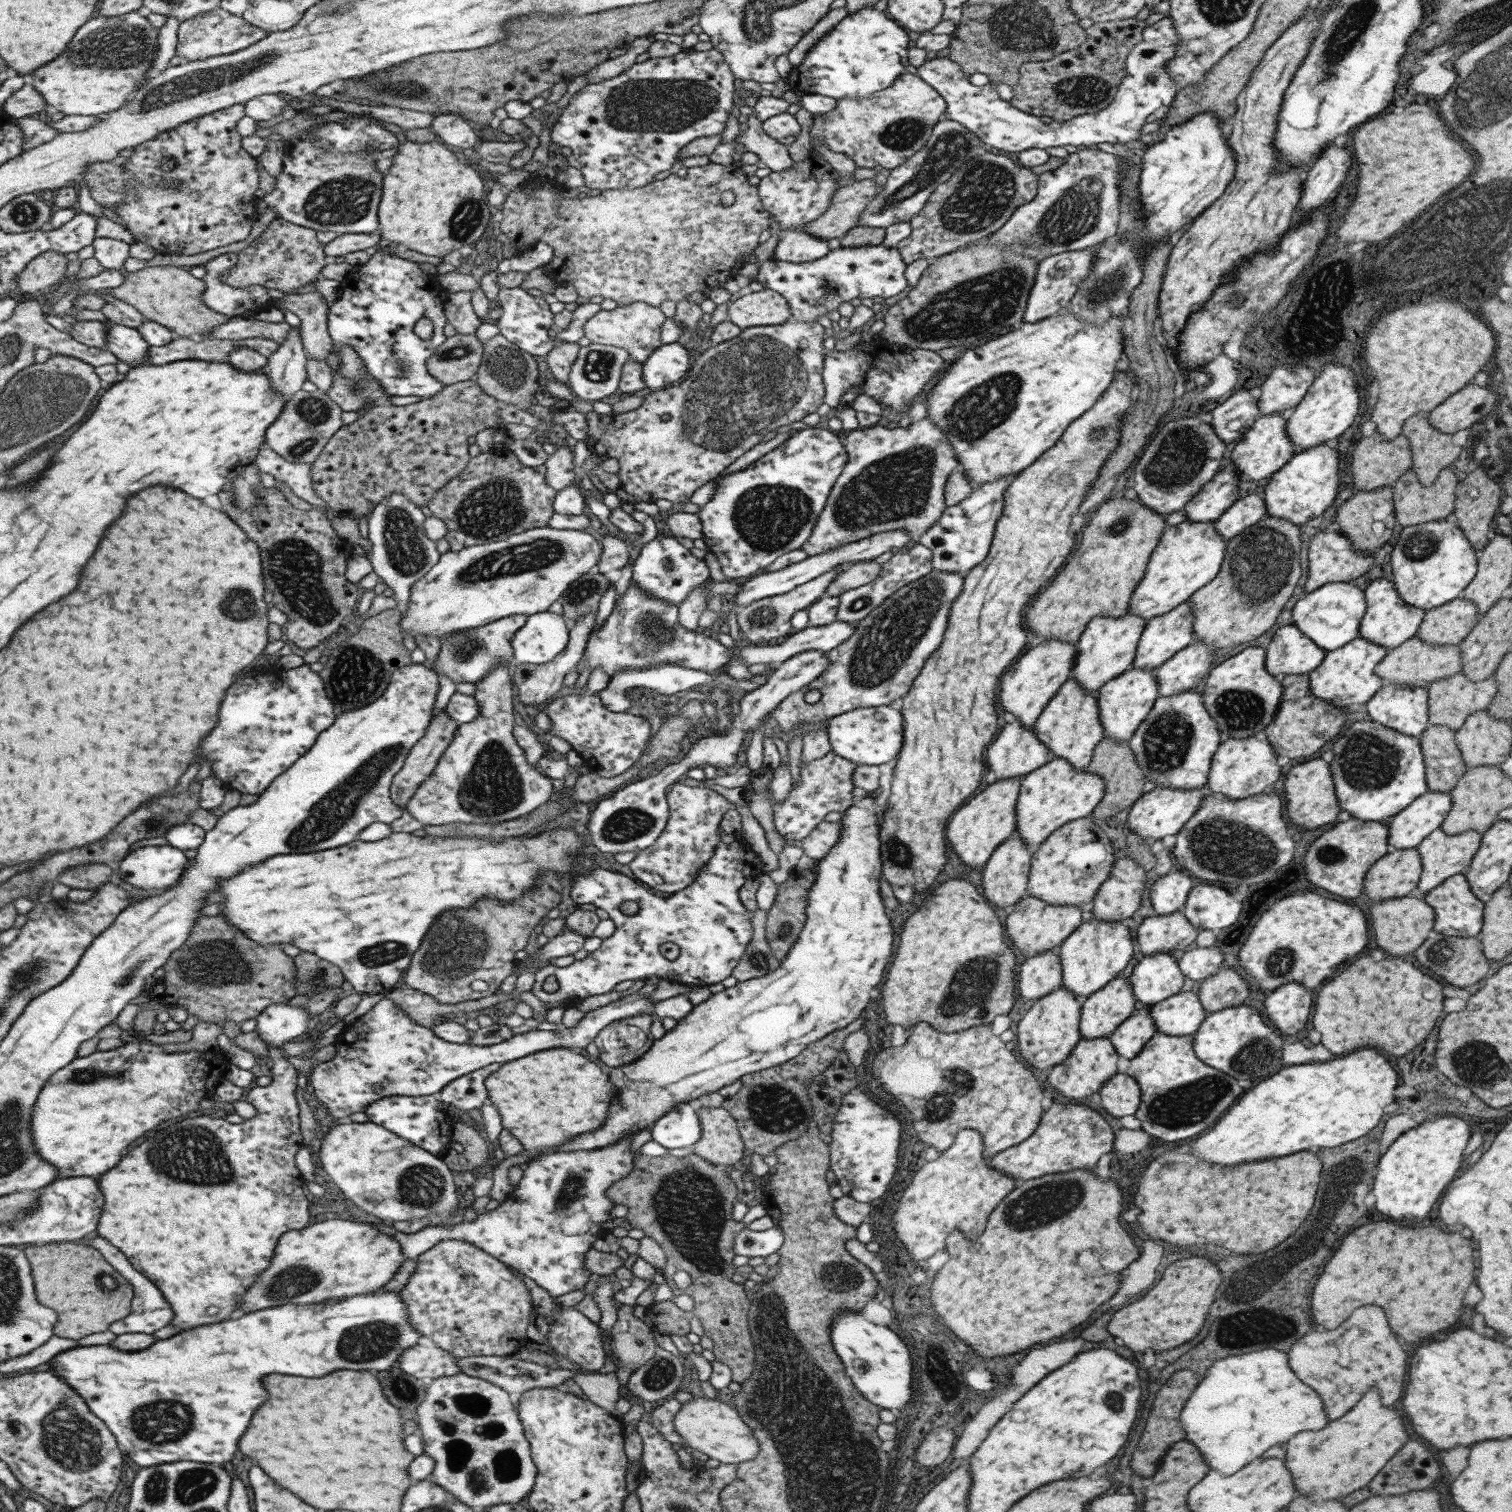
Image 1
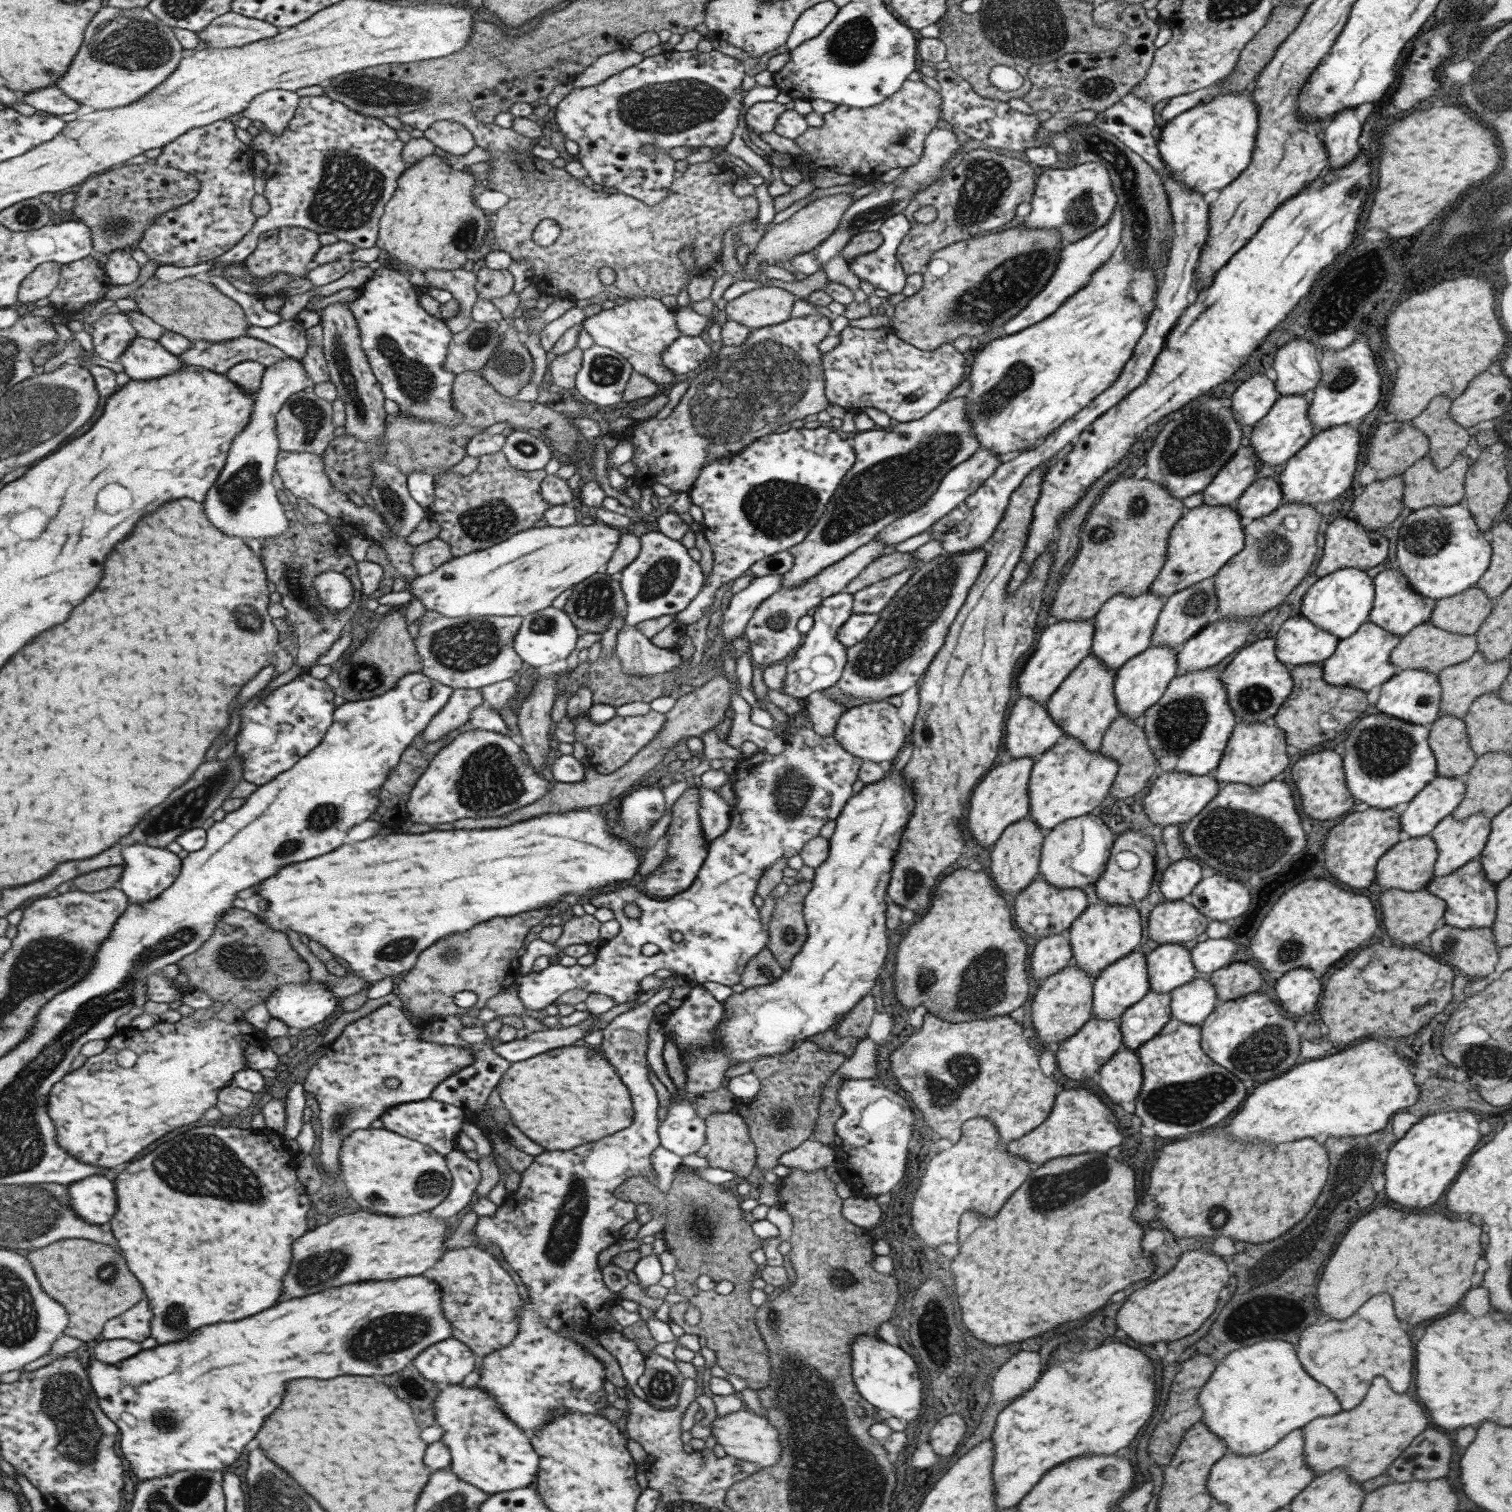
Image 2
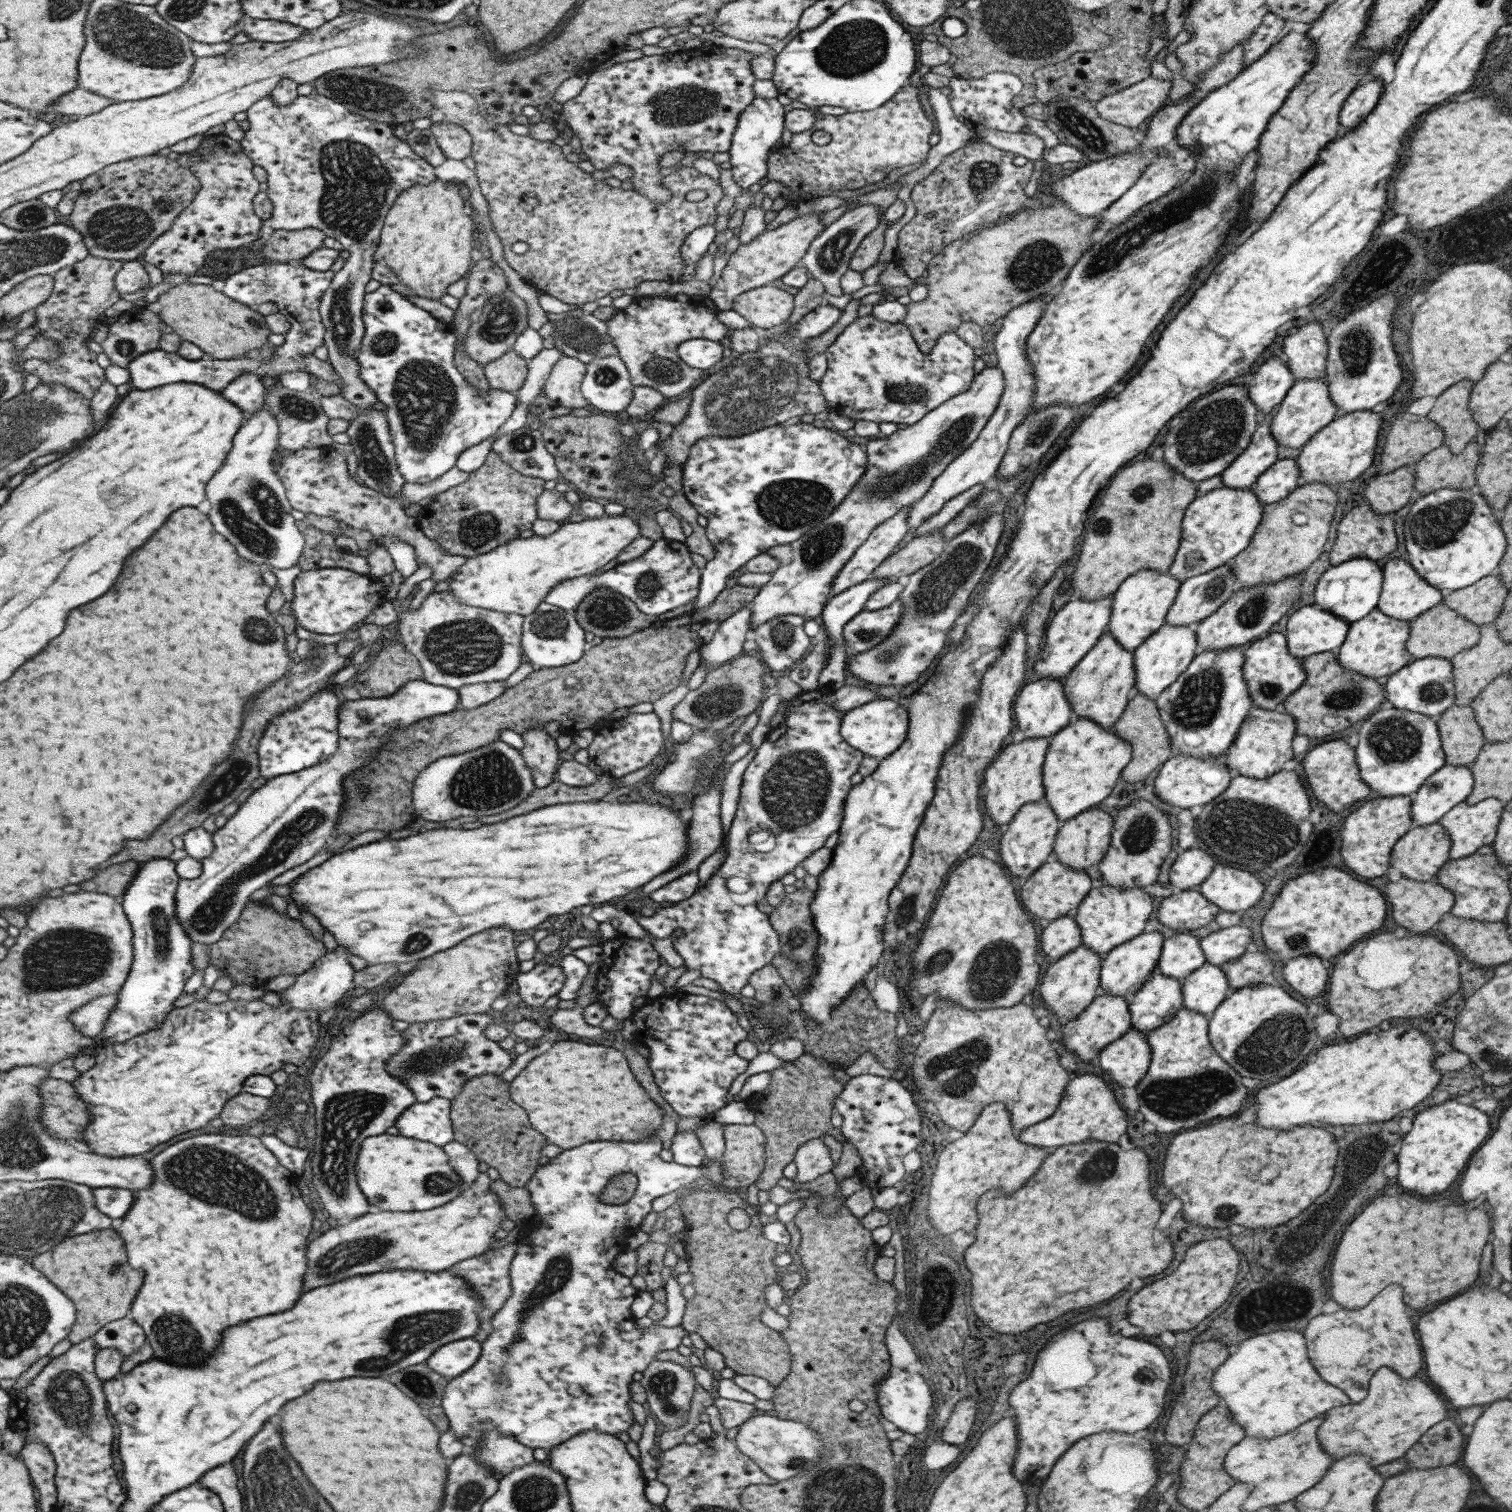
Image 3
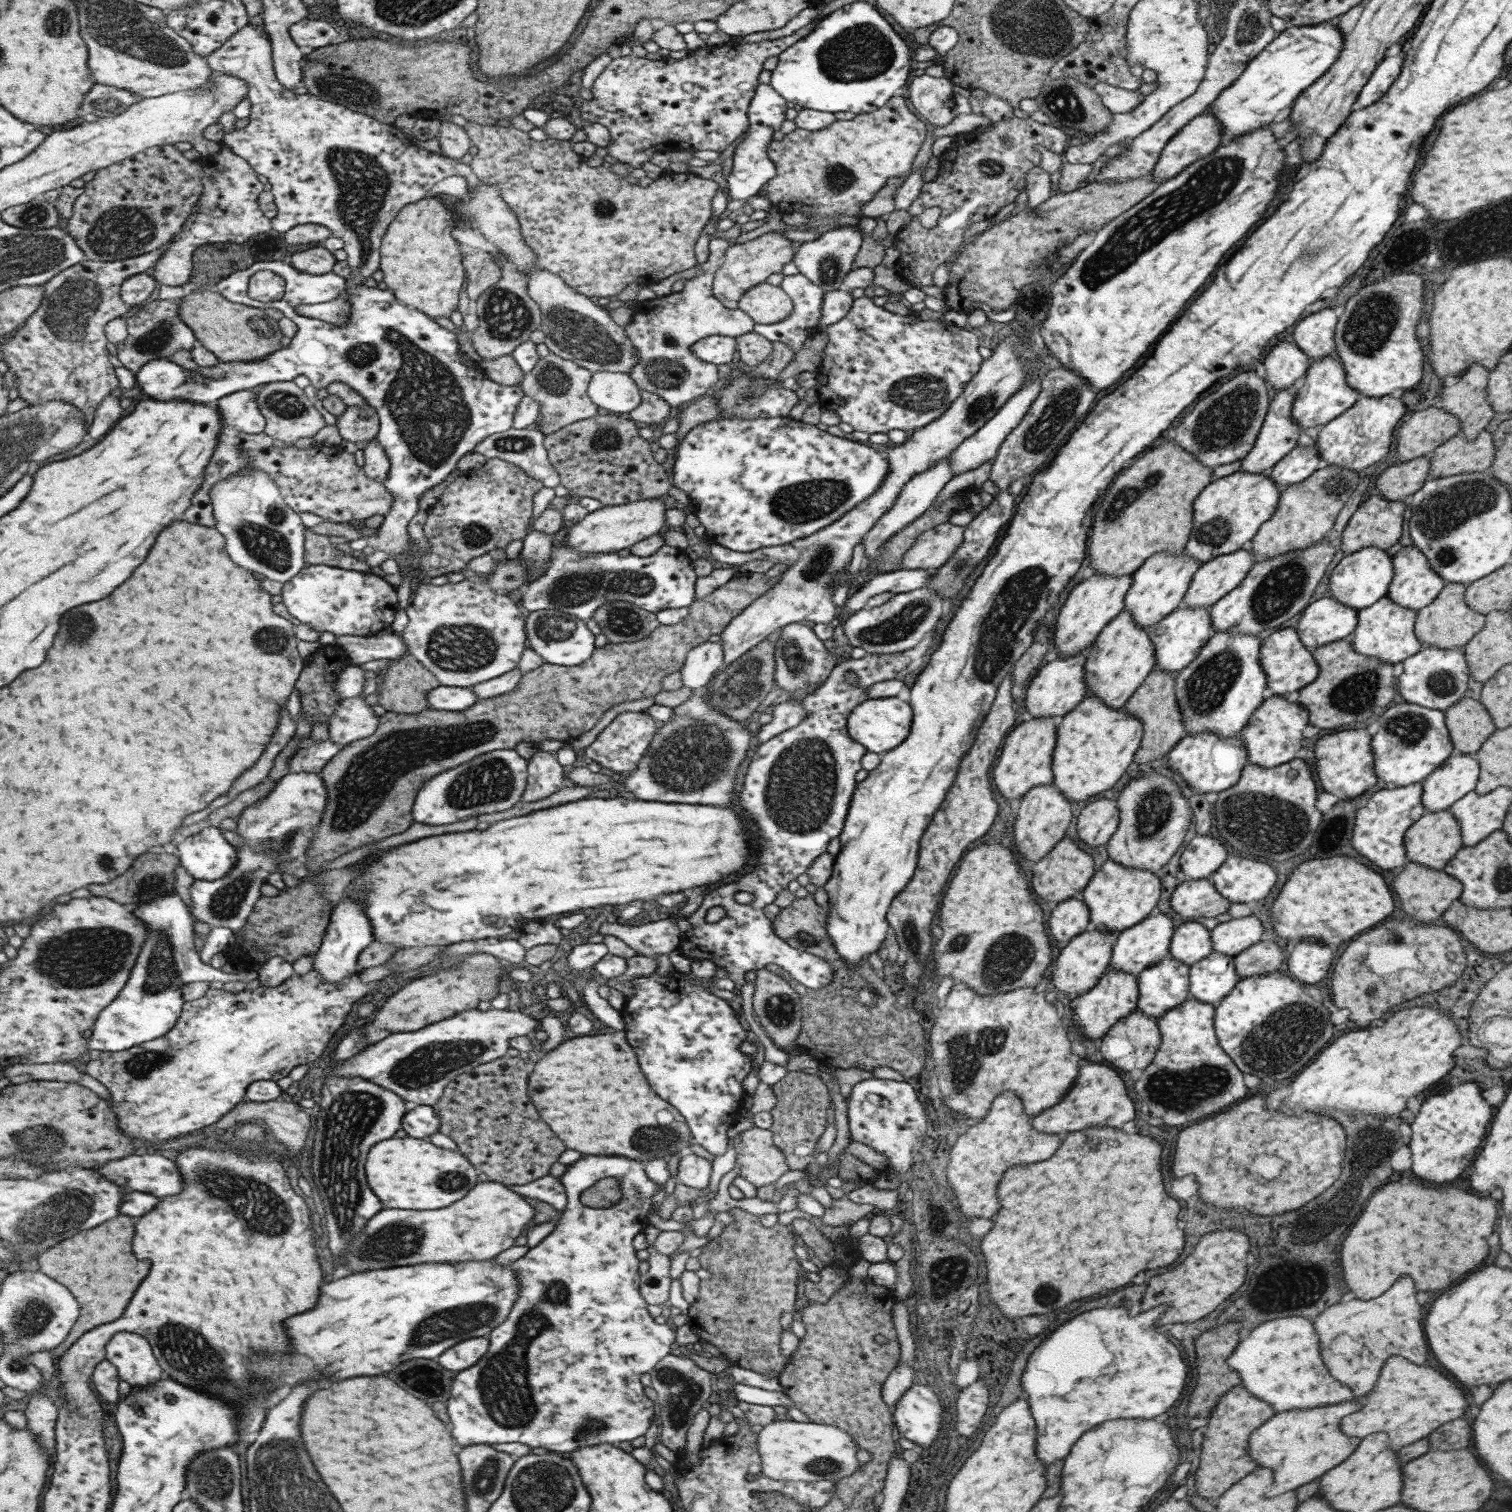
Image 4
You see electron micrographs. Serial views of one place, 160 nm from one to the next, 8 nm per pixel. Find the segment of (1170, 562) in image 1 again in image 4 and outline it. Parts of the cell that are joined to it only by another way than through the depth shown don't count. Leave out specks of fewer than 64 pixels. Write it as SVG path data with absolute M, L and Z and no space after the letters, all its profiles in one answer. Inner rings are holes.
M1242 470L1213 479L1193 500L1193 520L1189 541L1182 552L1201 565L1222 554L1231 554L1249 545L1263 522L1277 510L1281 489L1268 477L1267 471L1251 474Z

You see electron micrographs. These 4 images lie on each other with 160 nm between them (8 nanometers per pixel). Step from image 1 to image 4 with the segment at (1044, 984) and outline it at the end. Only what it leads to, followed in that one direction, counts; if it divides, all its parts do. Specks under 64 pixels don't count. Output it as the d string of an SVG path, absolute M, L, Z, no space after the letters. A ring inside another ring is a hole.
M1079 895L1058 902L1047 918L1049 936L1059 944L1053 948L1060 950L1061 944L1085 932L1090 926L1088 920L1089 911Z

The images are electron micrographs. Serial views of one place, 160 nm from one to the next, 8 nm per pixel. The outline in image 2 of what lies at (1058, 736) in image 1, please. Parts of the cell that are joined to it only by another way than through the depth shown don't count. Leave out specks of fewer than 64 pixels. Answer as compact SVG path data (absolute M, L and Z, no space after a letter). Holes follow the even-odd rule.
M1091 652L1073 668L1043 704L1047 714L1063 734L1080 740L1089 752L1098 750L1103 733L1119 714L1112 689L1114 672L1115 670L1100 664L1100 660Z

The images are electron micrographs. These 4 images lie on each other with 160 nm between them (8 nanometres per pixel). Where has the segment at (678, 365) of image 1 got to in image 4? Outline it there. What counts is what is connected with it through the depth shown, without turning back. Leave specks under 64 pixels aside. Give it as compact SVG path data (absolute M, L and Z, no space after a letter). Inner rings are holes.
M715 334L694 342L690 351L703 363L725 365L736 351L736 344L734 338Z

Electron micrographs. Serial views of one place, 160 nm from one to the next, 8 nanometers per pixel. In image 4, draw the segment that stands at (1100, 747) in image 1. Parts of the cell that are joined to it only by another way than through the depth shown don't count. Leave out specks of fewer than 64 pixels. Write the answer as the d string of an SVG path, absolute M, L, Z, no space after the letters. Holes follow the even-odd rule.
M1153 669L1122 706L1125 712L1136 716L1142 726L1140 745L1132 760L1135 764L1148 767L1152 760L1165 756L1185 735L1174 693L1174 674Z

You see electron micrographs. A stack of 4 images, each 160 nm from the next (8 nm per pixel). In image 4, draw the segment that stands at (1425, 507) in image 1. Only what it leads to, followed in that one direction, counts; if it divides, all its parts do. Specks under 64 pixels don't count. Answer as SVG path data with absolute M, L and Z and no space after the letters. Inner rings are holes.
M1479 431L1472 439L1457 434L1427 455L1428 476L1433 479L1485 471L1493 460L1493 453L1492 434L1489 431Z

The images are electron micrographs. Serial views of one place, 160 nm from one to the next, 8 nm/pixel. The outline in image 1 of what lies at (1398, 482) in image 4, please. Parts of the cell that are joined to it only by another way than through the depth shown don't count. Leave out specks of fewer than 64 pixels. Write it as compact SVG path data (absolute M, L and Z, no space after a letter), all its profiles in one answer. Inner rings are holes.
M1391 486L1355 491L1351 497L1341 497L1335 512L1335 524L1339 526L1338 532L1351 543L1354 550L1373 553L1373 550L1381 548L1390 539L1396 523L1392 500Z

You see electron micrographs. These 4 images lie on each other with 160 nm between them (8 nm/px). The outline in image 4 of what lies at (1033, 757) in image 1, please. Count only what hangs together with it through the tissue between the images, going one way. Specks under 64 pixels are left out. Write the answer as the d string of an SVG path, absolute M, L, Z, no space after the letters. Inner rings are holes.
M1085 649L1074 656L1057 656L1038 670L1021 695L1021 701L1032 718L1045 718L1046 716L1061 718L1084 699L1087 695L1087 686L1083 682L1084 674L1082 674L1085 657Z

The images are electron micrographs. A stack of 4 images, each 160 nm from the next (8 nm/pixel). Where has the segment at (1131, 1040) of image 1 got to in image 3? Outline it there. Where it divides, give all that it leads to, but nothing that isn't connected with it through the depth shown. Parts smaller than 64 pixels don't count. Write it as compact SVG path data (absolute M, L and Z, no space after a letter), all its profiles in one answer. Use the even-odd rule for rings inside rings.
M1153 969L1149 981L1128 998L1130 1028L1146 1034L1176 1015L1183 1004L1181 983Z

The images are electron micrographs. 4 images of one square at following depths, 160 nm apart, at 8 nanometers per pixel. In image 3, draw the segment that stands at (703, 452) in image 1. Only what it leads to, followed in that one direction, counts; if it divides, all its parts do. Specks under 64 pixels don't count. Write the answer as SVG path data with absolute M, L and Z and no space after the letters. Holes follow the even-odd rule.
M822 303L793 325L790 334L780 333L762 340L758 350L739 354L729 366L709 374L692 388L685 416L672 426L671 434L657 441L653 448L661 449L666 462L672 462L682 470L689 448L702 438L741 436L766 426L782 424L793 416L829 412L818 382L809 379L804 340L825 332L839 317L839 309Z

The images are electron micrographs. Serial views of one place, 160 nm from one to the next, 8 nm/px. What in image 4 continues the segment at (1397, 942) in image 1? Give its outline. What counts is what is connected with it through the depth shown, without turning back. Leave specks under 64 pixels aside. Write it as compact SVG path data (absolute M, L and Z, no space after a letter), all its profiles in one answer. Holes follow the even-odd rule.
M1408 862L1399 874L1394 876L1391 888L1399 900L1399 908L1419 922L1431 922L1449 908L1449 905L1461 894L1461 883L1442 869L1433 870L1416 862Z

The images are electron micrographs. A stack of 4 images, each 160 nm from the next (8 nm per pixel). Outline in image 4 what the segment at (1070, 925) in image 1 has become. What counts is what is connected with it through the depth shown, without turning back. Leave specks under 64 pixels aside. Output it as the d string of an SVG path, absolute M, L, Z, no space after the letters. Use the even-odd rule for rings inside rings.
M1064 837L1043 858L1030 864L1031 888L1037 898L1058 903L1079 895L1093 872L1093 859L1090 855L1079 849L1069 837Z

